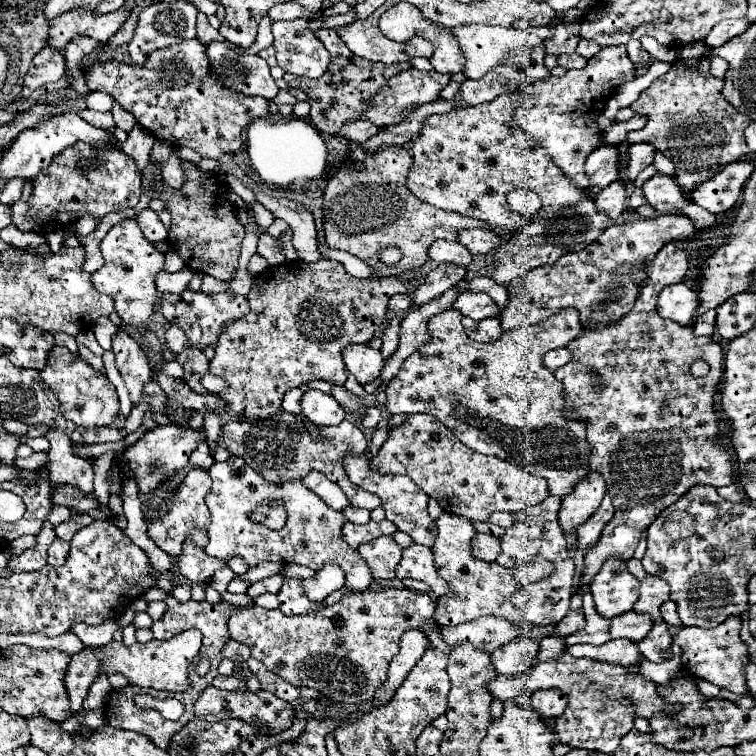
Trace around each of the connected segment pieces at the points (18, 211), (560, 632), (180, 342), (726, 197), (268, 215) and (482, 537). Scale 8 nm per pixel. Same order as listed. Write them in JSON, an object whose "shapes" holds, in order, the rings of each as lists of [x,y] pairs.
{"shapes":[[[[74,144],[54,156],[52,164],[34,178],[34,192],[28,202],[20,200],[12,206],[14,226],[20,230],[32,230],[42,236],[54,230],[70,228],[84,214],[96,218],[108,212],[134,208],[142,192],[142,176],[136,164],[116,146],[92,148],[88,144]]],[[[578,608],[578,610],[570,610],[564,616],[564,620],[554,626],[554,634],[564,638],[564,636],[574,634],[574,632],[578,632],[582,628],[584,628],[584,612],[582,612],[582,608]]],[[[170,326],[170,334],[166,334],[166,344],[172,352],[182,352],[190,346],[190,342],[186,340],[186,334],[182,334],[182,328],[174,328]]],[[[731,162],[718,172],[718,176],[712,176],[694,188],[694,192],[690,192],[690,200],[712,214],[724,214],[740,200],[740,192],[753,170],[751,162]]],[[[254,202],[254,218],[256,218],[256,224],[260,226],[260,228],[268,228],[272,222],[274,222],[274,216],[272,216],[272,212],[268,212],[262,204],[258,204],[258,202]]],[[[478,534],[474,538],[474,546],[472,546],[472,552],[476,558],[482,558],[482,560],[496,560],[498,554],[500,554],[500,538],[496,536],[490,536],[490,534]]]]}

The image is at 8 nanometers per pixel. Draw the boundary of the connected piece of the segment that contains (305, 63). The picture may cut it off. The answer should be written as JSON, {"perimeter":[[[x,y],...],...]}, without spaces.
{"perimeter":[[[296,18],[272,24],[278,66],[284,72],[320,78],[330,64],[330,54],[310,30],[310,20]]]}

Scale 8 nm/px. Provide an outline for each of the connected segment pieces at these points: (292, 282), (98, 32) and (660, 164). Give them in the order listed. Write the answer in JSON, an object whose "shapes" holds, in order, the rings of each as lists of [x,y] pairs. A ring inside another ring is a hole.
{"shapes":[[[[328,258],[314,264],[294,260],[266,268],[254,278],[252,290],[246,296],[250,312],[224,326],[224,332],[220,332],[216,342],[216,354],[210,362],[210,372],[228,380],[228,388],[220,394],[226,400],[228,410],[244,414],[246,418],[266,418],[280,410],[282,398],[288,390],[306,382],[326,380],[334,386],[342,386],[346,382],[346,366],[340,358],[342,350],[352,342],[370,342],[384,324],[390,296],[406,290],[408,282],[400,278],[360,280],[350,276],[340,262]]],[[[120,8],[116,12],[94,16],[90,10],[72,10],[66,12],[54,20],[50,20],[50,32],[48,32],[48,48],[64,50],[74,36],[90,36],[98,40],[100,44],[106,44],[108,38],[126,22],[130,16],[130,10]]],[[[656,152],[656,160],[654,160],[654,166],[660,174],[666,174],[666,176],[674,176],[674,164],[670,158],[666,158],[662,152]]]]}

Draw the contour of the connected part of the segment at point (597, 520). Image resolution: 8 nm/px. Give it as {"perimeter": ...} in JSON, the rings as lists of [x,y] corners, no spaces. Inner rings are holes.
{"perimeter":[[[606,494],[600,508],[594,512],[594,516],[590,520],[586,520],[582,526],[578,526],[578,552],[584,554],[598,542],[602,528],[610,522],[612,516],[614,516],[614,506],[612,506],[610,496]]]}

